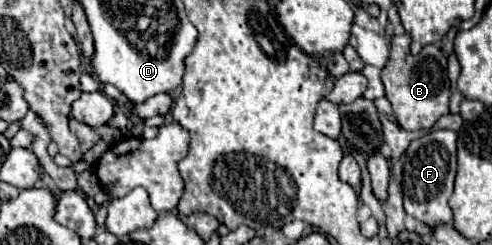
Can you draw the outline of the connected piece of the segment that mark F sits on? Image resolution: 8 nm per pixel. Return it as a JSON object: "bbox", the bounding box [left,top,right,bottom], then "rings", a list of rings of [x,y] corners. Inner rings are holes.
{"bbox":[403,131,457,227],"rings":[[[429,131],[427,135],[415,139],[403,155],[403,201],[407,215],[427,223],[431,227],[439,223],[451,225],[453,213],[447,205],[453,193],[453,181],[457,173],[457,153],[455,153],[455,131]]]}

